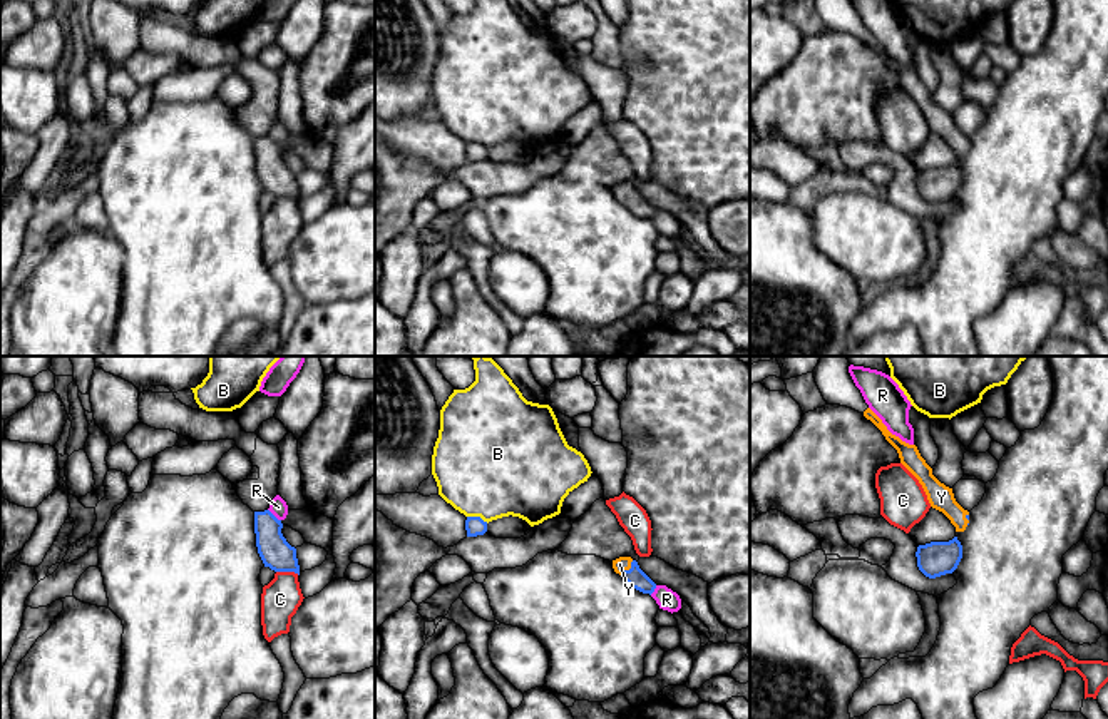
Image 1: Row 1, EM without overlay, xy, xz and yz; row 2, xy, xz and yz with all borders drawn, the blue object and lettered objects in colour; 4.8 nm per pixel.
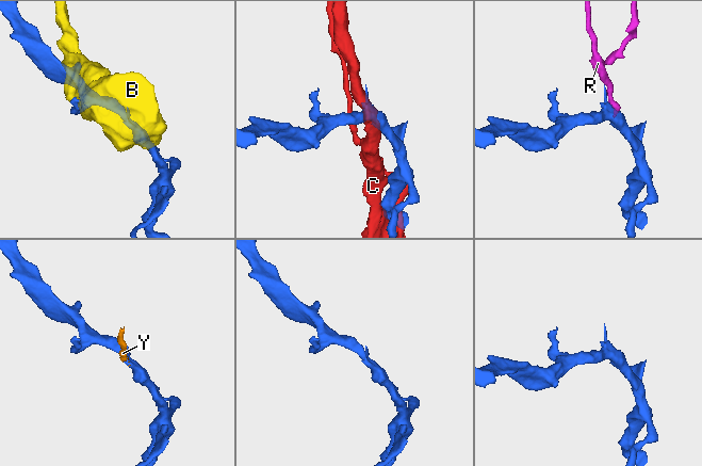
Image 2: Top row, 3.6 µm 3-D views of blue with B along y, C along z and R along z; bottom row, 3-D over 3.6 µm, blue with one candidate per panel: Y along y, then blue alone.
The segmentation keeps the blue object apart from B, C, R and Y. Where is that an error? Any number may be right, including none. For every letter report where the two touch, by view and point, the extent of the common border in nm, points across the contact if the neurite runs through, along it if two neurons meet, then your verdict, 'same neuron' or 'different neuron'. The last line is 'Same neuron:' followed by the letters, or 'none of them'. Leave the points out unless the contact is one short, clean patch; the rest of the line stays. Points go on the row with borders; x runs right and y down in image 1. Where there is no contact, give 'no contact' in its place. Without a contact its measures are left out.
B: contact xz (477, 517); length 110 nm; different neuron
C: contact xy (288, 571); length 110 nm; different neuron
R: contact xy (273, 515); length 90 nm; border xy (268, 509), (280, 520); different neuron
Y: contact xz (630, 569); length 100 nm; same neuron
Same neuron: Y

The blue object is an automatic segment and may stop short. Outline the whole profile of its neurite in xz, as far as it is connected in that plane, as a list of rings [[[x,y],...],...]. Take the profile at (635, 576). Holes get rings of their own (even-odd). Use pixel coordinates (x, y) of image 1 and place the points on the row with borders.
[[[619,557],[613,560],[613,569],[619,574],[633,589],[643,594],[653,594],[656,584],[639,569],[638,562],[631,557]]]

